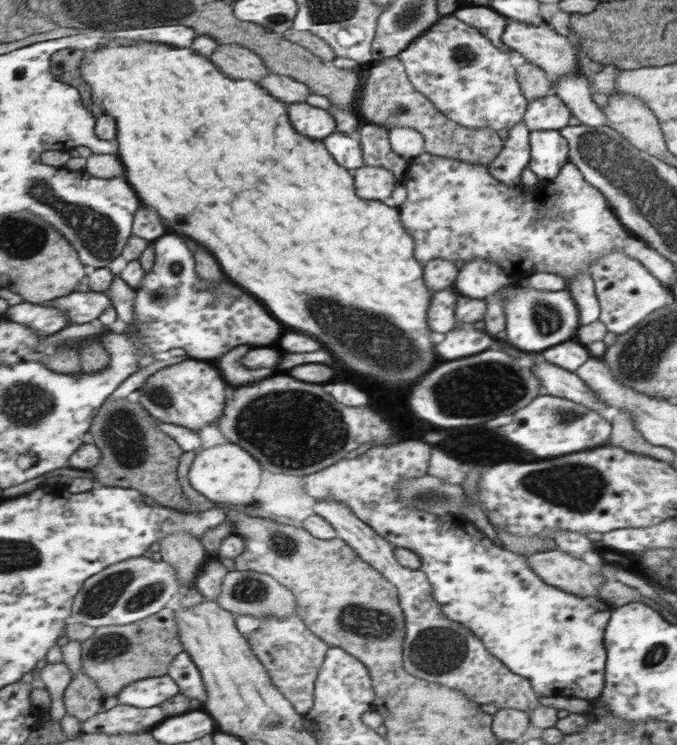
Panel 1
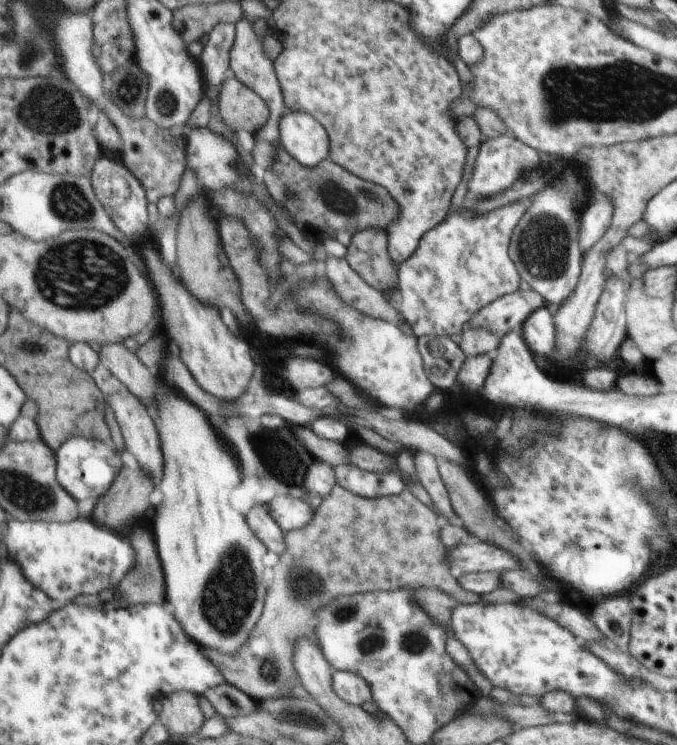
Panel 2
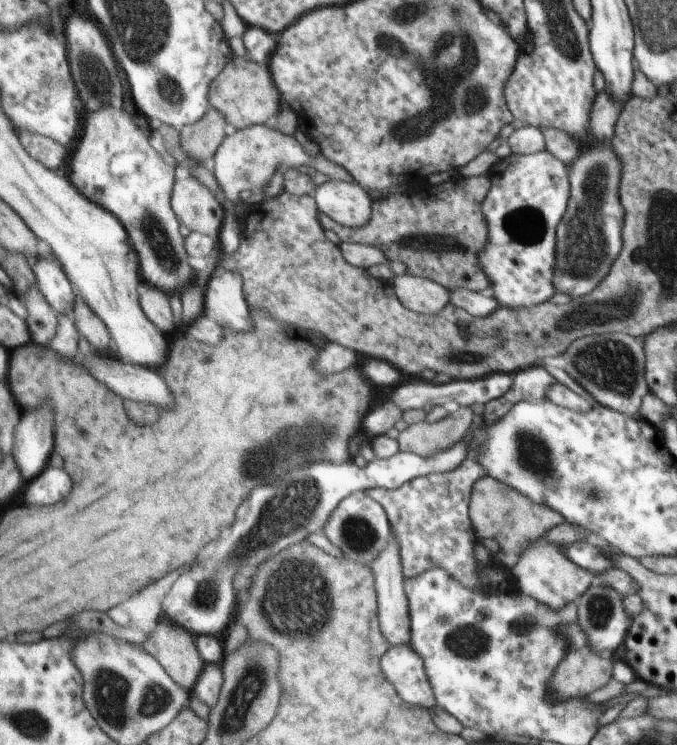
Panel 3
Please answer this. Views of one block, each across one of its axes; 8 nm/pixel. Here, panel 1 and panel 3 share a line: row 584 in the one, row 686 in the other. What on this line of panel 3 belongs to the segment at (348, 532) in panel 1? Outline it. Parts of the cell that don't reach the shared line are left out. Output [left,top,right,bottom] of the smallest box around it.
[381,645,437,709]

